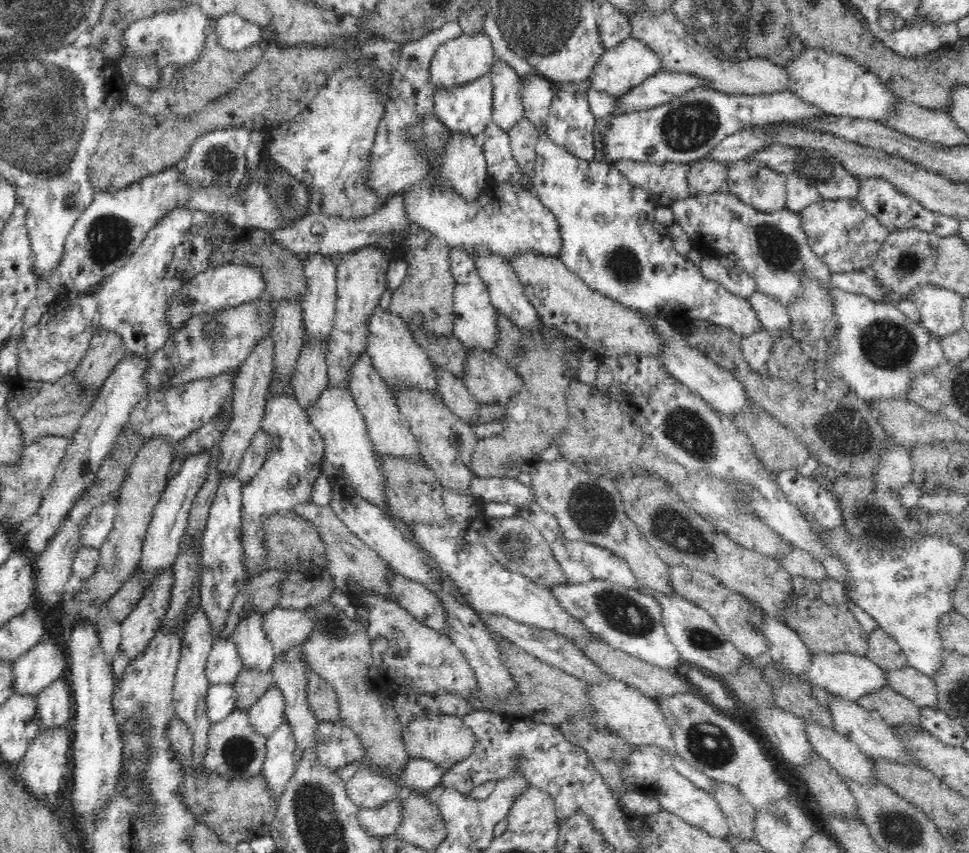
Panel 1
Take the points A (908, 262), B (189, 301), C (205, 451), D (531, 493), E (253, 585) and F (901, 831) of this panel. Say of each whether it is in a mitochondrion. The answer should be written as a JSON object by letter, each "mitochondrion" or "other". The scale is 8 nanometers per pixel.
{"A":"mitochondrion","B":"mitochondrion","C":"other","D":"other","E":"other","F":"mitochondrion"}

